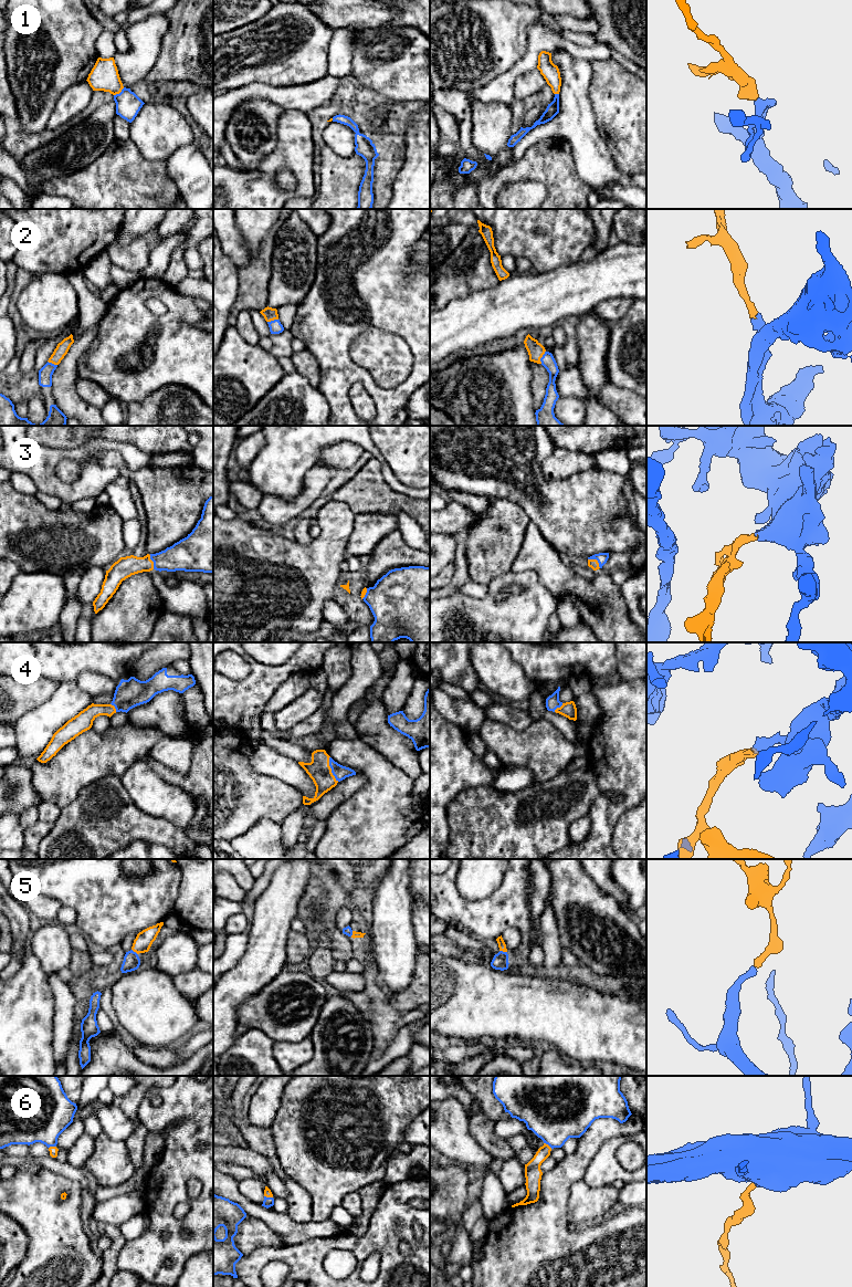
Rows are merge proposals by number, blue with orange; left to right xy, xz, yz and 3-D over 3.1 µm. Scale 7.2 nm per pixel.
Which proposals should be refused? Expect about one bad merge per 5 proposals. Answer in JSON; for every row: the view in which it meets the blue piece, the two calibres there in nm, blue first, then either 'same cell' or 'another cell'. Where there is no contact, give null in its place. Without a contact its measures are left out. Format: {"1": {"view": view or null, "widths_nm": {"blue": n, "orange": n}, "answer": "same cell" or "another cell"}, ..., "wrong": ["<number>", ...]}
{"1": {"view": "xy", "widths_nm": {"blue": 180, "orange": 200}, "answer": "same cell"}, "2": {"view": "yz", "widths_nm": {"blue": 100, "orange": 120}, "answer": "same cell"}, "3": {"view": "yz", "widths_nm": {"blue": 80, "orange": 70}, "answer": "same cell"}, "4": {"view": "xz", "widths_nm": {"blue": 100, "orange": 160}, "answer": "same cell"}, "5": {"view": "yz", "widths_nm": {"blue": 120, "orange": 60}, "answer": "same cell"}, "6": {"view": "yz", "widths_nm": {"blue": 440, "orange": 130}, "answer": "same cell"}, "wrong": []}

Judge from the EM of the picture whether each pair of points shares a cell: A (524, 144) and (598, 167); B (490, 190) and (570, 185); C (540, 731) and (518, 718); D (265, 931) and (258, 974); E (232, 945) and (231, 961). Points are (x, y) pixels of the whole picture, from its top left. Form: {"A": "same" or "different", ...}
{"A": "same", "B": "same", "C": "different", "D": "same", "E": "same"}

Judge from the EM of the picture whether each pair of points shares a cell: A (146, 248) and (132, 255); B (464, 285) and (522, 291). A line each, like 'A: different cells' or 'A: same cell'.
A: same cell
B: different cells

